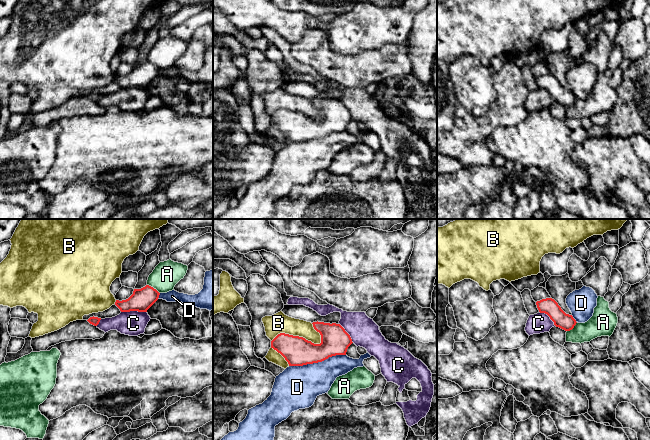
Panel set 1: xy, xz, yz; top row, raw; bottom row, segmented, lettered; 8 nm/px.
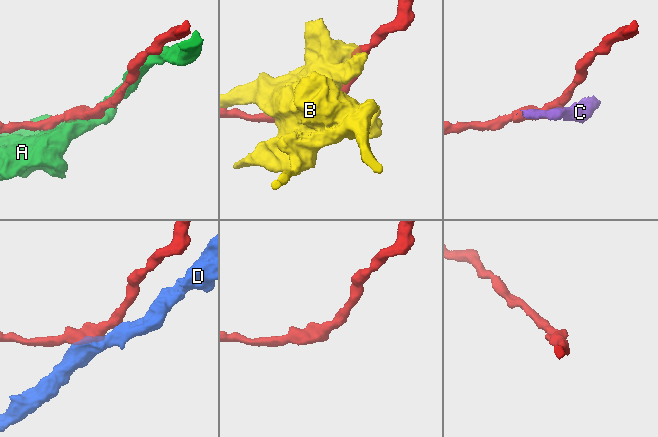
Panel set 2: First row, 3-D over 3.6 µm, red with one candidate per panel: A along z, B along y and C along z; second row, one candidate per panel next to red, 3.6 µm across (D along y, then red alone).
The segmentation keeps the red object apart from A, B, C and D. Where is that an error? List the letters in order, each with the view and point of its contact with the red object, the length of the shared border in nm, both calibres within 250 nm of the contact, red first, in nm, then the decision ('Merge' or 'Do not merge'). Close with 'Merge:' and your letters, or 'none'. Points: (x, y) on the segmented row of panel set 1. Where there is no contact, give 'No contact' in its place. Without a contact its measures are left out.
A: Touches red at xy (152, 287). Shared border 130 nm. Thickness 180 nm (red) against 220 nm. Do not merge
B: Touches red at xz (299, 337). Shared border 420 nm. Thickness 240 nm (red) against 160 nm. Do not merge
C: Touches red at xy (133, 310). Shared border 200 nm. Thickness 180 nm (red) against 200 nm. Do not merge
D: Touches red at xz (317, 362). Shared border 460 nm. Thickness 240 nm (red) against 340 nm. Do not merge
Merge: none

